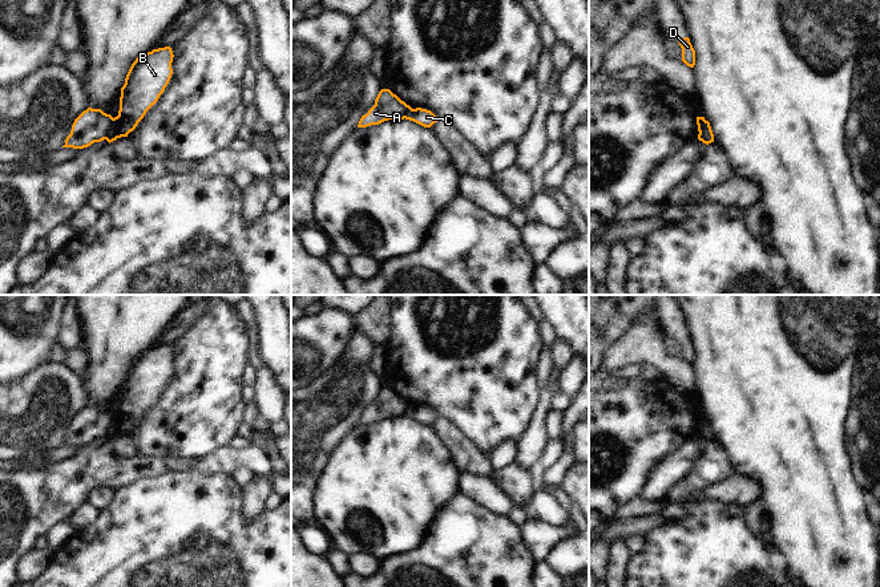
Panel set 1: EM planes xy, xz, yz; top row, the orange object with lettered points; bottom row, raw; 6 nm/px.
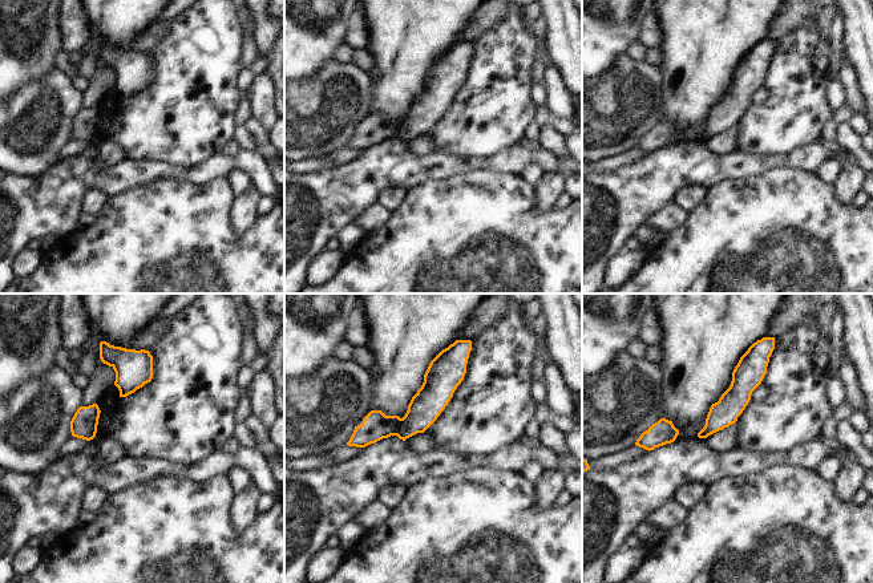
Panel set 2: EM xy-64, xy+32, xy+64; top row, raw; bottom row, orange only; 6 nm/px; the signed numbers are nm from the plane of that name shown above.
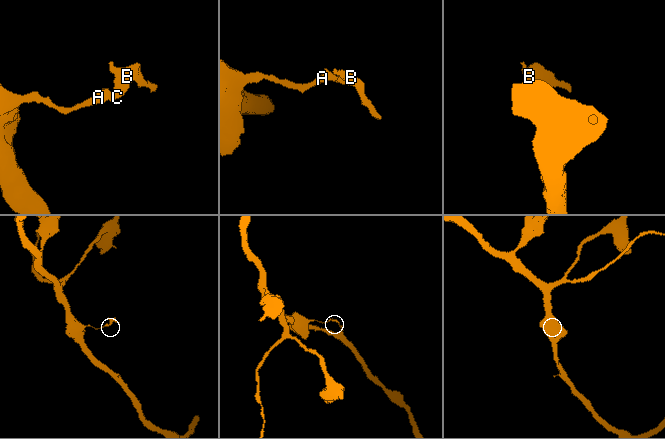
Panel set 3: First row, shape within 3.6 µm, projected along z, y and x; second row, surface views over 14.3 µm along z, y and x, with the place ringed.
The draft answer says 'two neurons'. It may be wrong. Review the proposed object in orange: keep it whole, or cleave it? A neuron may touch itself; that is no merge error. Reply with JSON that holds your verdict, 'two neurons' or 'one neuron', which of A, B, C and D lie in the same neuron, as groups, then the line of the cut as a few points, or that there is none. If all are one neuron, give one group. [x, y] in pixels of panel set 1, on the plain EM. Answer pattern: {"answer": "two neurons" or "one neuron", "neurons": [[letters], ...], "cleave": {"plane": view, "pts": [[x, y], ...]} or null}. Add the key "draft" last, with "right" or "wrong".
{"answer": "two neurons", "neurons": [["A"], ["B", "C", "D"]], "cleave": {"plane": "xy", "pts": [[114, 416], [113, 424], [105, 436]]}, "draft": "right"}

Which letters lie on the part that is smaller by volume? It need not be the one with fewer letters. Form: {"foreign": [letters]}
{"foreign": ["B", "C", "D"]}

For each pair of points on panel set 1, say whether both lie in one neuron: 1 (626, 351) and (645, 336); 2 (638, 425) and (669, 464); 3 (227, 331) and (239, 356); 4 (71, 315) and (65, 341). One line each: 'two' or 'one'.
1: one
2: two
3: one
4: one

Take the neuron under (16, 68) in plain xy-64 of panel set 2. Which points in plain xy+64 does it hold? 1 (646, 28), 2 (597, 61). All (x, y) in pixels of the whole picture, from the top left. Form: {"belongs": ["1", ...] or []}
{"belongs": ["2"]}

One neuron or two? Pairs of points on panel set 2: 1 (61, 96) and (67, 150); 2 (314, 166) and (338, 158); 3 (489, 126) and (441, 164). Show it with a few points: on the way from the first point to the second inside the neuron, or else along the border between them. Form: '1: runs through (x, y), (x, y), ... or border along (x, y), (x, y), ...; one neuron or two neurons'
1: border along (72, 138), (63, 146), (60, 152), (61, 158); two neurons
2: runs through (319, 164), (332, 160); one neuron
3: border along (431, 152), (481, 160); two neurons

